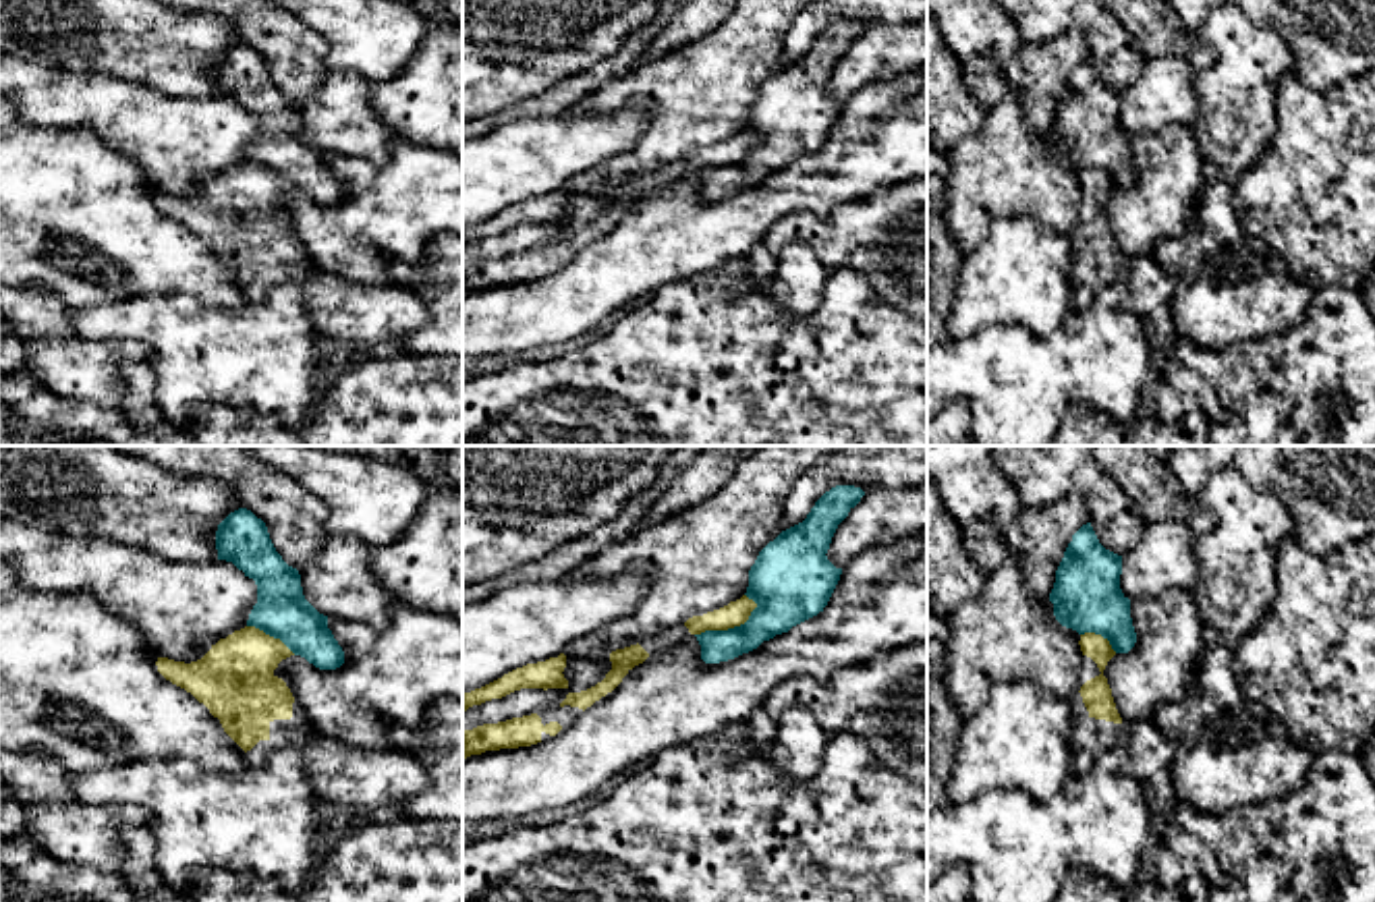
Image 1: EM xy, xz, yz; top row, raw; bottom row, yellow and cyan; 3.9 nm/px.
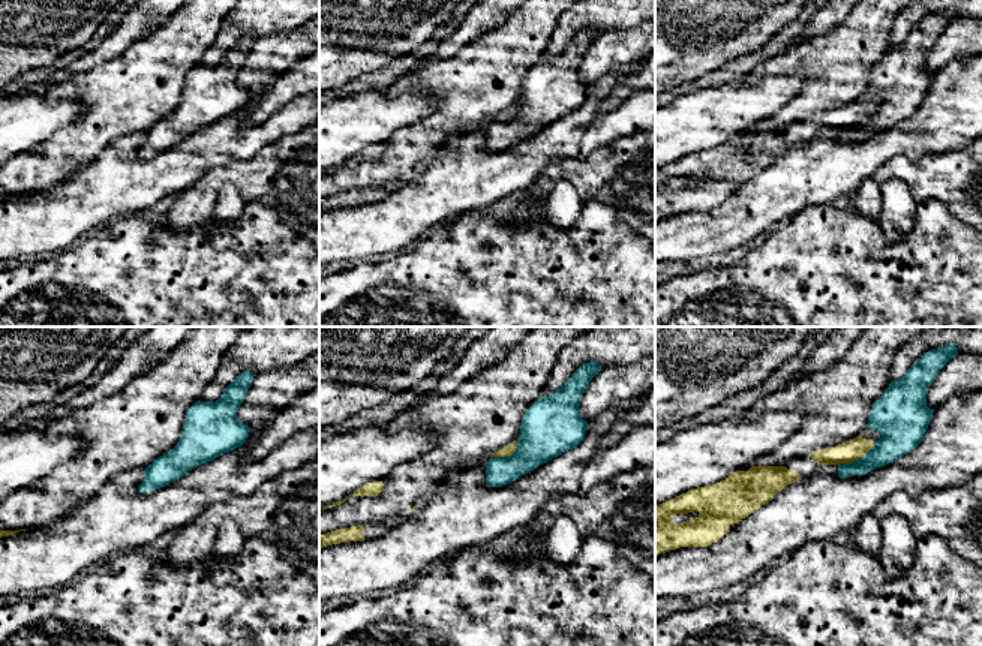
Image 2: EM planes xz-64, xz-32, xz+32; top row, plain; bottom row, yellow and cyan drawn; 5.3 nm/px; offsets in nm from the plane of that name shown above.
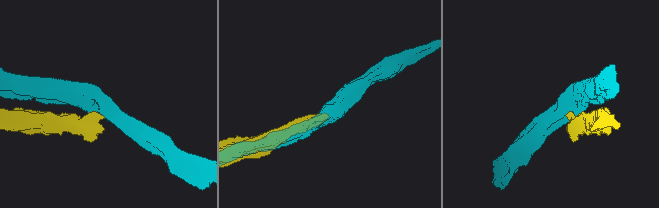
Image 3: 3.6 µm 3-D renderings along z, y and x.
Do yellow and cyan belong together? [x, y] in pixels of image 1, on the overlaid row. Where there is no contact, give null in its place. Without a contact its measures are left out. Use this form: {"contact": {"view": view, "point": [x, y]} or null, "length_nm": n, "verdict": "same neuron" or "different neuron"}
{"contact": {"view": "xz", "point": [728, 627]}, "length_nm": 280, "verdict": "different neuron"}

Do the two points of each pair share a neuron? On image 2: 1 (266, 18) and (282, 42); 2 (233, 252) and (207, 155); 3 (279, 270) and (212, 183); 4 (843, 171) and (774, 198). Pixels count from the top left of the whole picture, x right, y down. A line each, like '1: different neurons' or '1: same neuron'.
1: different neurons
2: different neurons
3: different neurons
4: same neuron

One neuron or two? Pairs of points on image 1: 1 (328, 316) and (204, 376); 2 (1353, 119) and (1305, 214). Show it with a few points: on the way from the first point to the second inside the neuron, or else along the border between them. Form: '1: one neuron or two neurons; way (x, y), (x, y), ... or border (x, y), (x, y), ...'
1: two neurons; border (295, 278), (318, 336)
2: one neuron; way (1353, 142), (1353, 166), (1328, 191)

